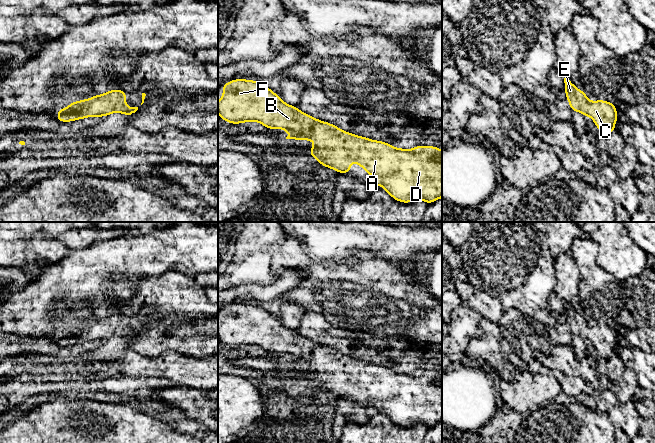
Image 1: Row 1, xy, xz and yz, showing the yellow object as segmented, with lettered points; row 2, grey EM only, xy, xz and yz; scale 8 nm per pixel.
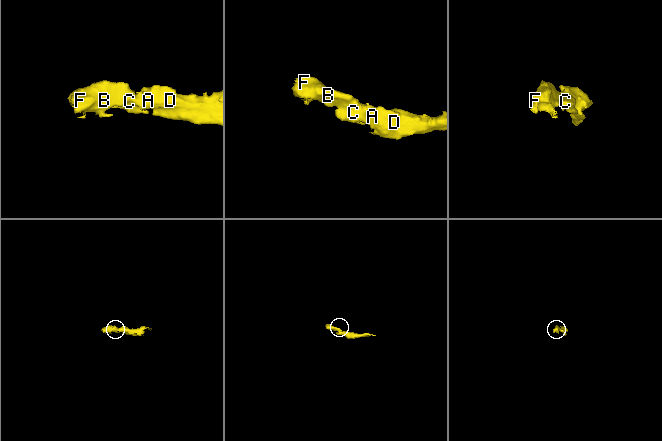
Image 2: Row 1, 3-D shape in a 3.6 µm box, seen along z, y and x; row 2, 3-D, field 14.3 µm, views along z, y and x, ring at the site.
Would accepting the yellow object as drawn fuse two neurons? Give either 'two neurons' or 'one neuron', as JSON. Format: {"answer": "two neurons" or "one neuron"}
{"answer": "one neuron"}

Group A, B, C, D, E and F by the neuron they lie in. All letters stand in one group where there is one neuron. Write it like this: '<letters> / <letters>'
A B C D E F

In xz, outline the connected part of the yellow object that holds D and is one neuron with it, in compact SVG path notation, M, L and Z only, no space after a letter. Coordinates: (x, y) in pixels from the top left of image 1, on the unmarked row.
M234 303L223 308L222 323L218 325L218 338L220 342L231 348L240 348L248 345L258 346L267 353L283 353L289 357L286 363L310 364L315 366L310 372L310 379L325 390L340 397L351 397L350 388L355 386L364 392L367 399L374 400L374 410L383 410L396 425L410 427L425 425L429 428L442 422L442 374L435 370L418 369L413 373L396 372L384 365L376 365L366 361L357 360L350 356L342 355L339 351L318 344L302 335L297 330L286 328L276 317L258 305L250 303Z

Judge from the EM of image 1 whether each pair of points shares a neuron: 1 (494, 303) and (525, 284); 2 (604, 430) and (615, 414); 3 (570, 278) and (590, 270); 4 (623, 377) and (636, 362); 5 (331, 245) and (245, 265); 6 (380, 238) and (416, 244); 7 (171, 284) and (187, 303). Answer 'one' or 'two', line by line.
1: two
2: two
3: two
4: two
5: two
6: one
7: one

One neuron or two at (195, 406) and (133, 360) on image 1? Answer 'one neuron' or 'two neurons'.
two neurons

